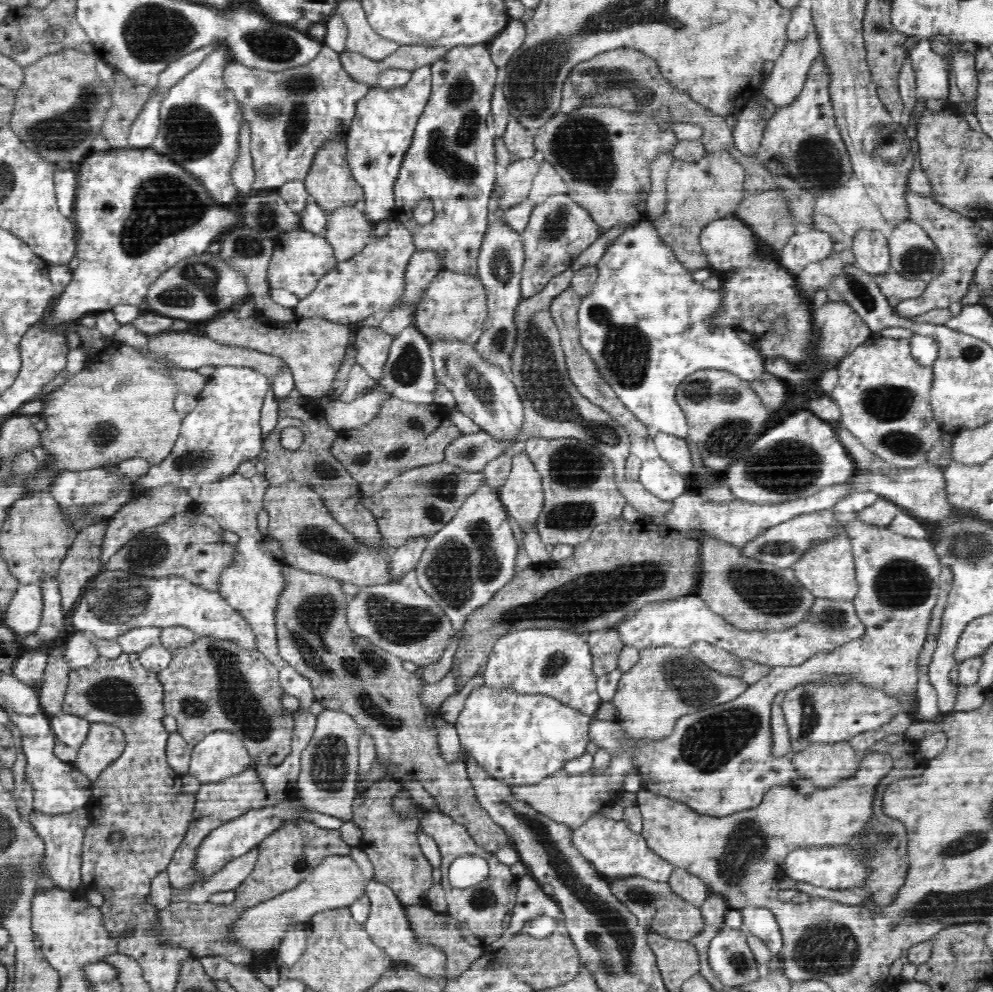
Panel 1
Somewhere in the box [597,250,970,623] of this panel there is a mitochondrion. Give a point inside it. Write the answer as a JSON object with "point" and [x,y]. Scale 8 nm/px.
{"point":[783,467]}

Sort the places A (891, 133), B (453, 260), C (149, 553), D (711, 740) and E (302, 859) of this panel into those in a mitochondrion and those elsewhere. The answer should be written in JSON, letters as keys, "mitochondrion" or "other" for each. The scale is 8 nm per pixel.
{"A":"mitochondrion","B":"other","C":"mitochondrion","D":"mitochondrion","E":"mitochondrion"}

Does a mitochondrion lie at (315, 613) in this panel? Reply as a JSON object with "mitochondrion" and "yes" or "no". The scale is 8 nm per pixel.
{"mitochondrion":"yes"}

